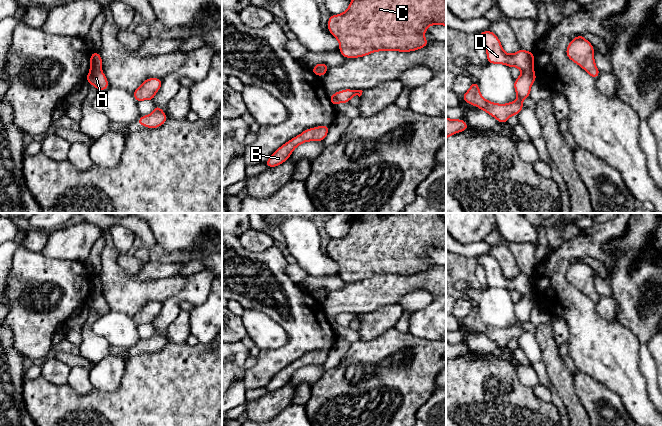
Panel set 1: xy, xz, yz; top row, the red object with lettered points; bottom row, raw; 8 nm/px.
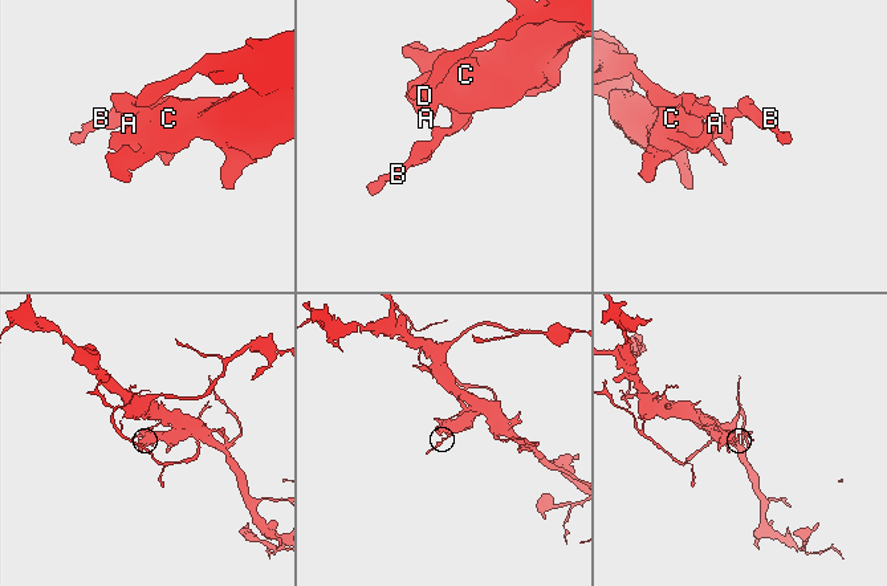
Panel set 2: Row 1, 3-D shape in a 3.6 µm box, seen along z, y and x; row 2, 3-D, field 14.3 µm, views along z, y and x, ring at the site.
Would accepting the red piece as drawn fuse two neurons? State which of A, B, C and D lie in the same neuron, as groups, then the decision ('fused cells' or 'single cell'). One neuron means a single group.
A B C / D | fused cells

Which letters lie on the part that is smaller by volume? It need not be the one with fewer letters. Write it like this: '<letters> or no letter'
A, B, C

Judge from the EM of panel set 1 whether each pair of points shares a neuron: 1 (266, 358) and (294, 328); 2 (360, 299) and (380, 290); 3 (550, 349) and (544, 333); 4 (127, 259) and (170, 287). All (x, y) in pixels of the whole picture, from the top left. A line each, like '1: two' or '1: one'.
1: one
2: one
3: one
4: two

